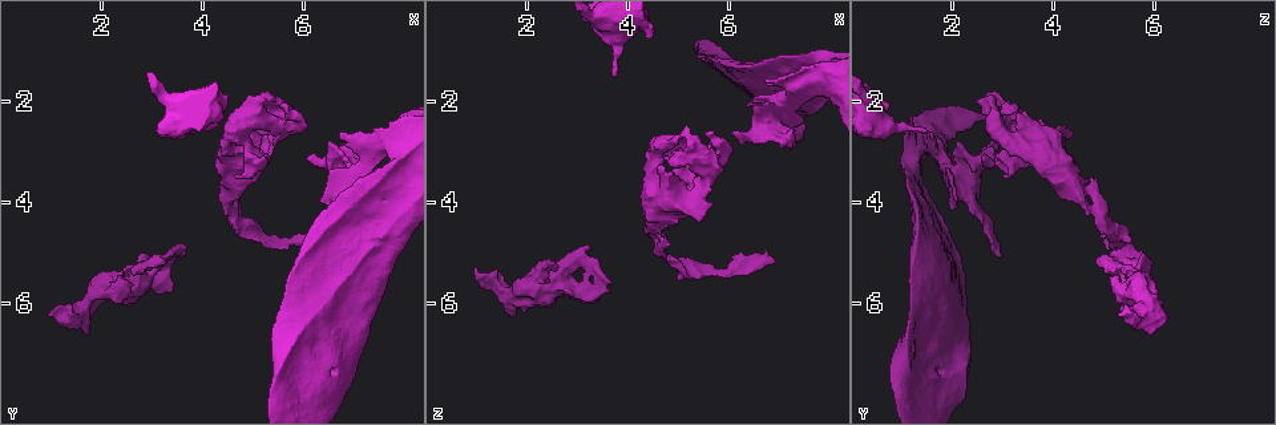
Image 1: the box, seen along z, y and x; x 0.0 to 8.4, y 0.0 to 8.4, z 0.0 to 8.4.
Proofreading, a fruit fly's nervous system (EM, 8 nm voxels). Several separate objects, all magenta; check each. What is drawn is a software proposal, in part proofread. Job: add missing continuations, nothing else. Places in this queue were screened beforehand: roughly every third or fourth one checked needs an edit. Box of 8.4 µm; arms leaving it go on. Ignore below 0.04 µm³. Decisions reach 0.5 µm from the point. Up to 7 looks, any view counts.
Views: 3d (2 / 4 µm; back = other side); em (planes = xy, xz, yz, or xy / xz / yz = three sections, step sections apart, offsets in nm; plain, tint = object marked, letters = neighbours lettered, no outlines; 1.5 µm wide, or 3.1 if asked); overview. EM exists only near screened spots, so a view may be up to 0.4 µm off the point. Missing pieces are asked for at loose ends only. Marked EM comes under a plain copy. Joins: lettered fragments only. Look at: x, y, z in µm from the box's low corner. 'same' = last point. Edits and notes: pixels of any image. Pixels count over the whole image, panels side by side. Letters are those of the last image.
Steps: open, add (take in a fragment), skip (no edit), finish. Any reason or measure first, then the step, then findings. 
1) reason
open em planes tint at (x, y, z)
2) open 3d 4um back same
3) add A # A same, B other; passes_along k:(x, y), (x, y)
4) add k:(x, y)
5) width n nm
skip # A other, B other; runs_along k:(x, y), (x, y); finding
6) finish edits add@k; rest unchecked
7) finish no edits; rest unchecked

an open end
open em yz step 8 letters at (5.55, 2.05, 2.70)

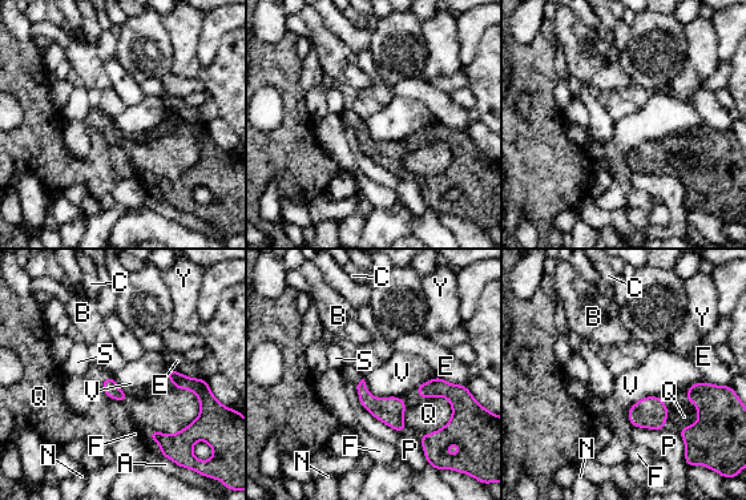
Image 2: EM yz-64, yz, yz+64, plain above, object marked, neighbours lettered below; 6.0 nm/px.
another direction
open em planes letters same

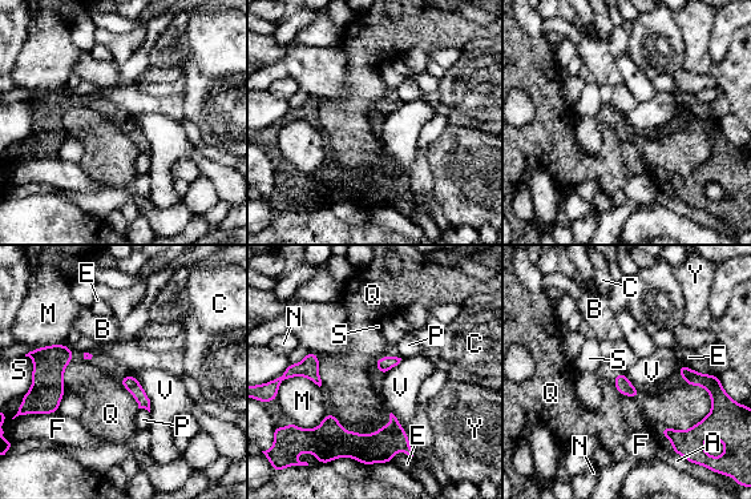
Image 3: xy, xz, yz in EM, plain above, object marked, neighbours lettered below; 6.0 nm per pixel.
skip # A other, B other, C other, E other, F other, M other, N other, P other, Q other, S other, V other, Y other; border 3:(129, 374), (142, 387), (150, 411); none of them fits

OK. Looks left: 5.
stops while still wide
open em planes letters at (5.40, 2.65, 4.35)

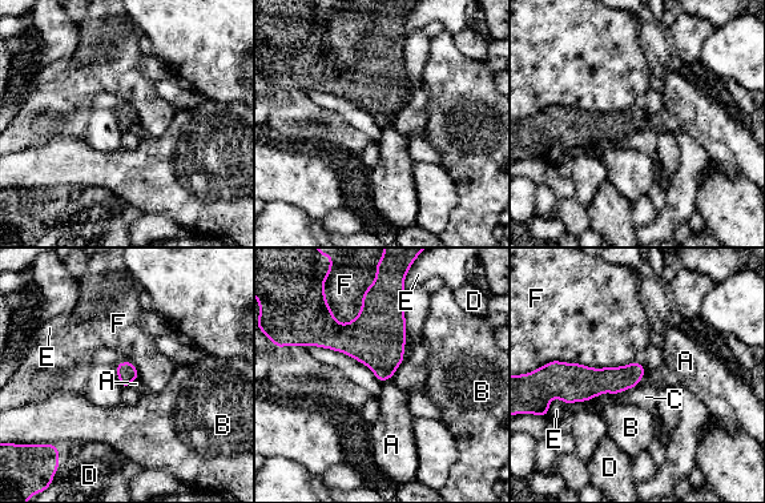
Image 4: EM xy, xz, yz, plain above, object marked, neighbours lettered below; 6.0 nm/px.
longest_contact F 550 nm
skip # A other, B other, C other, D other, E other, F other; border 4:(645, 373), (637, 385); none of them fits

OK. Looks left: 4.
branch stops here
open em 3.1um planes letters at (6.75, 7.90, 2.25)

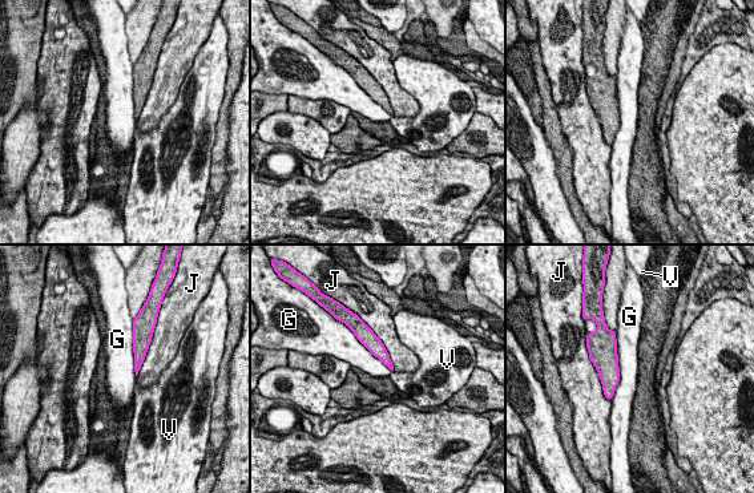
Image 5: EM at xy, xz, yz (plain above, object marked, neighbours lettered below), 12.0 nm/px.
width 120 nm
skip # G other, J other, V other; border 5:(616, 332), (619, 384), (611, 399); none of them fits

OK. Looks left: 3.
finish no edits; rest unchecked

